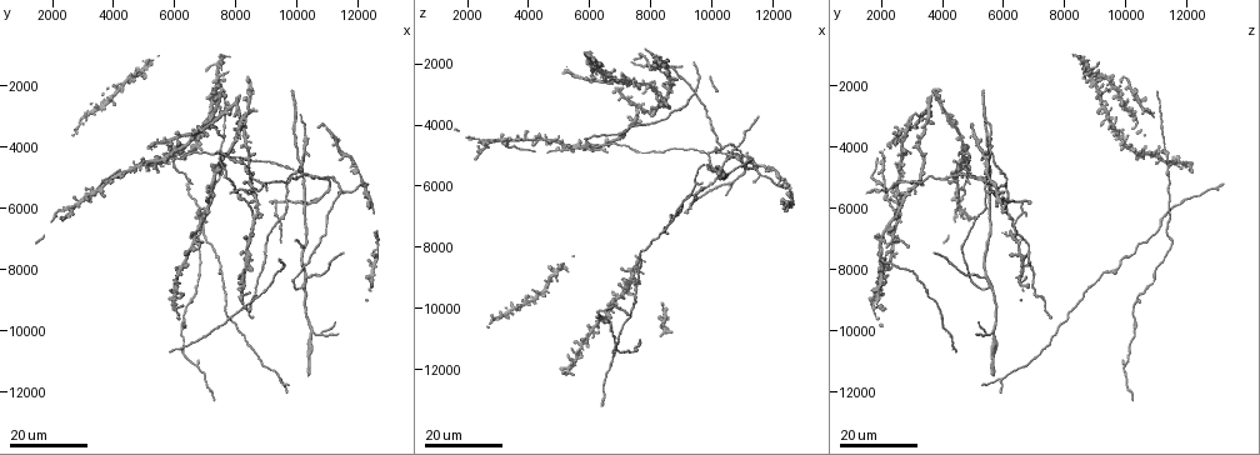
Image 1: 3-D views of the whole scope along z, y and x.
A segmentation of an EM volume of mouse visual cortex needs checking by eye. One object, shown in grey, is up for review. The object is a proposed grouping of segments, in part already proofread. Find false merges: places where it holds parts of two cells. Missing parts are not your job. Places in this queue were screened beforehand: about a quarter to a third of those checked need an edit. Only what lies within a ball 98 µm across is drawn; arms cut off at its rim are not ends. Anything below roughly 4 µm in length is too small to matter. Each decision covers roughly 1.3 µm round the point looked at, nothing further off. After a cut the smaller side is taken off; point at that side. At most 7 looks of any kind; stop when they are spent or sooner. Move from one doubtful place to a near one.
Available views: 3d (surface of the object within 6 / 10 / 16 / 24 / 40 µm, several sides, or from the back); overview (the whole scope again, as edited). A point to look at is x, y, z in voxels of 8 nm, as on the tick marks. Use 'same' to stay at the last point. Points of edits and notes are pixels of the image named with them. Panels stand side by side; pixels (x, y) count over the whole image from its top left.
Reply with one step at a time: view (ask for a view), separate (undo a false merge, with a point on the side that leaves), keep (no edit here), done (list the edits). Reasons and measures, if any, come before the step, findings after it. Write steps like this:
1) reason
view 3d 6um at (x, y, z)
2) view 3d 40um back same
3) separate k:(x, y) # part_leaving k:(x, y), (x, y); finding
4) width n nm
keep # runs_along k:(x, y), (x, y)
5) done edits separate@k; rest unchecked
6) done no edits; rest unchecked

three-way junction
view 3d 24um at (8600, 6300, 2500)

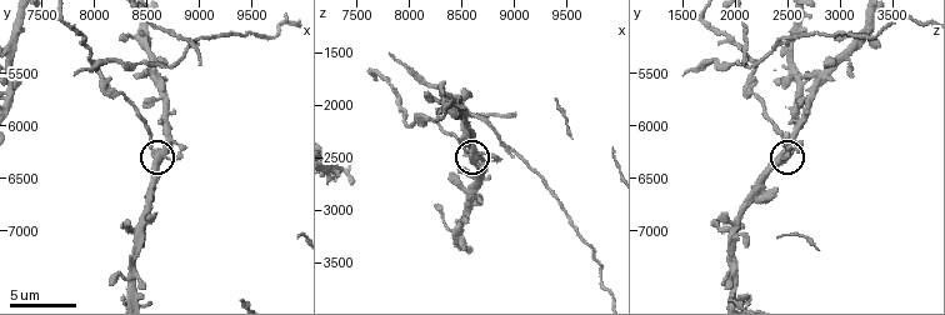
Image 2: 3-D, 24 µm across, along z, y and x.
view 3d 6um at (8620, 6340, 2440)

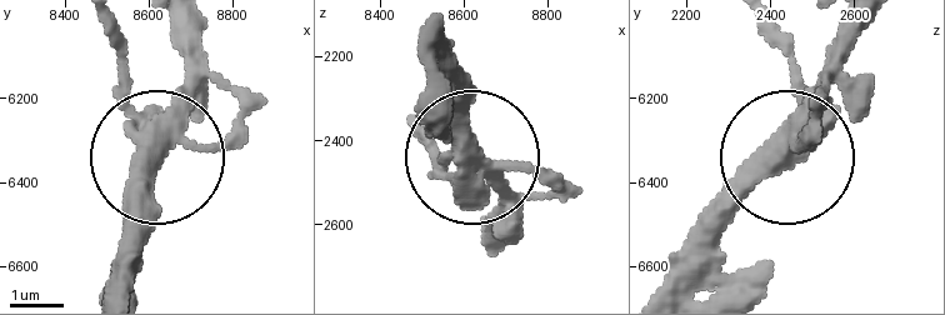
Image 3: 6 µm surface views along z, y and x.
view 3d 6um back at (8625, 6325, 2425)

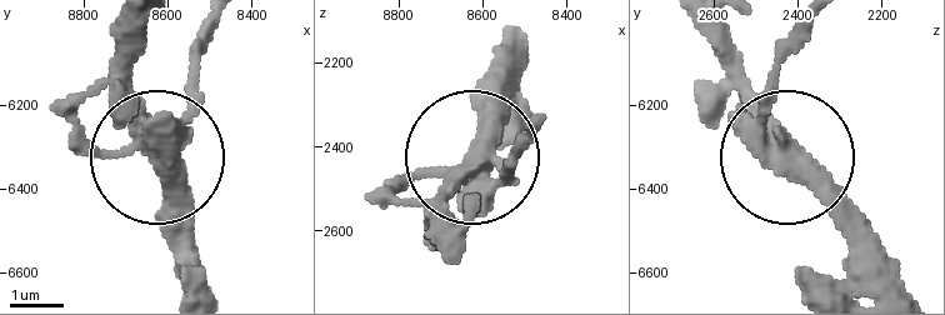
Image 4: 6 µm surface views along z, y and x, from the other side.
width 380 nm
separate 4:(204, 46) # part_leaving 4:(186, 119), (200, 30); a second cell is stuck on

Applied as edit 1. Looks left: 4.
redraw
view overview

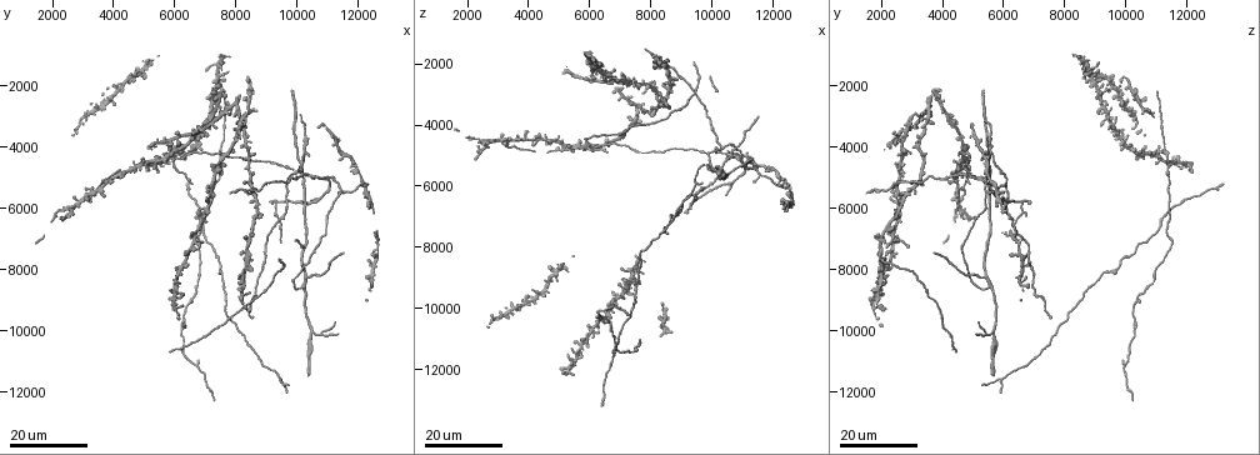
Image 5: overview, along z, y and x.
three arms meet
view 3d 16um at (3300, 5600, 4600)

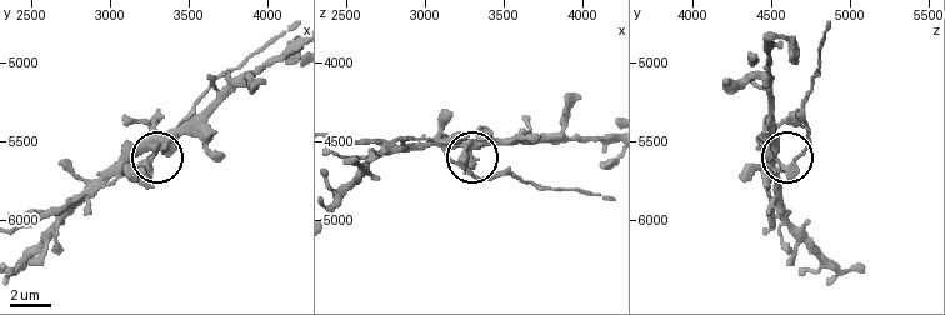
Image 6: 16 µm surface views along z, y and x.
closer look
view 3d 10um at (3240, 5660, 4660)

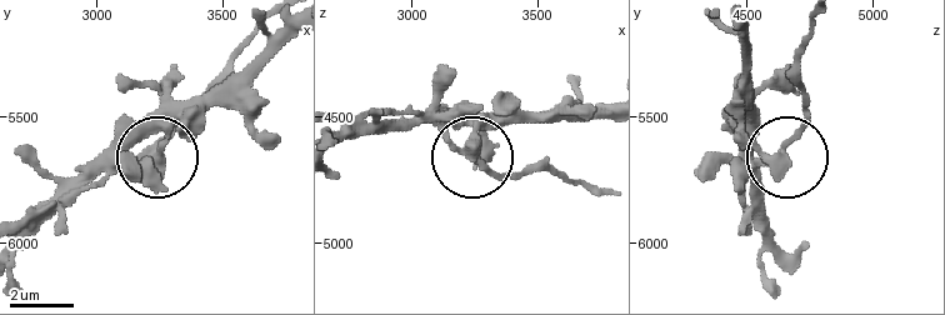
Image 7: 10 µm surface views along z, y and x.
view 3d 10um back at (3230, 5640, 4650)

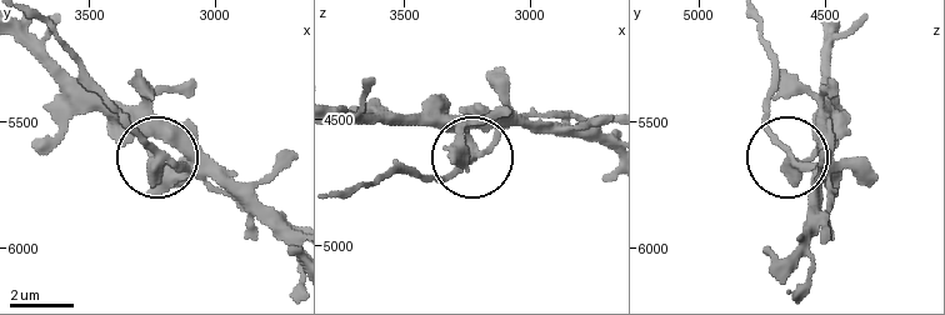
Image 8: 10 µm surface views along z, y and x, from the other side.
width 270 nm
keep # runs_along 8:(25, 28), (154, 156), (109, 103); one cell here

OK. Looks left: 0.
done edits separate@4; rest unchecked

